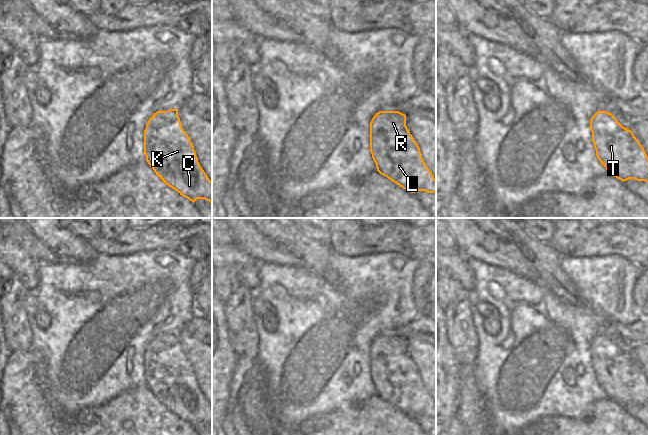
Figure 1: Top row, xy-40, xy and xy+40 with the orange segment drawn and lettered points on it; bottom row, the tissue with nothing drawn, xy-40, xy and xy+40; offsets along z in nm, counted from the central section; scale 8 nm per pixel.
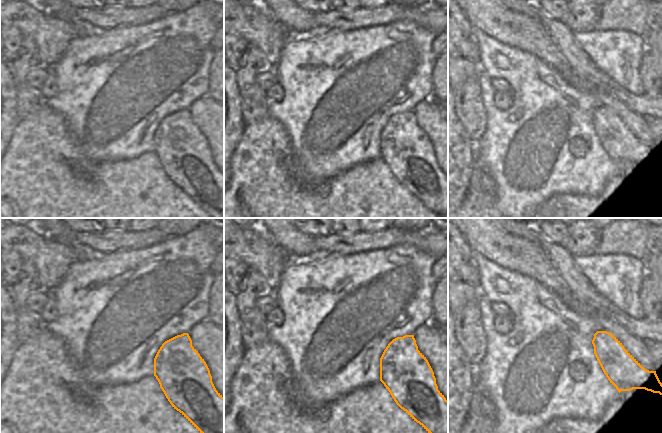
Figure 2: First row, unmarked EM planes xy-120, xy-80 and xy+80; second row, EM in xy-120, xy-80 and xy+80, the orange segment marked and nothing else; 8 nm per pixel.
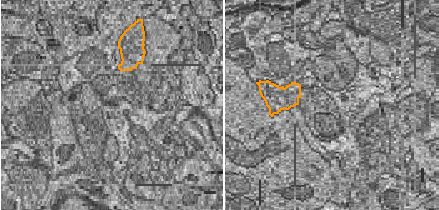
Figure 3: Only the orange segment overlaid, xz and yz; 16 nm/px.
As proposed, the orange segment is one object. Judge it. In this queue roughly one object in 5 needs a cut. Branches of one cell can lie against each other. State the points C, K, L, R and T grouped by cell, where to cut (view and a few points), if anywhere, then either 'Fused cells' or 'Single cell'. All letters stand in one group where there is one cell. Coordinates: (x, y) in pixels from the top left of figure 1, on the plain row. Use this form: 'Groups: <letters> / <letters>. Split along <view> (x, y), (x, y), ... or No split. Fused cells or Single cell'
Groups: C K L R T. No split. Single cell

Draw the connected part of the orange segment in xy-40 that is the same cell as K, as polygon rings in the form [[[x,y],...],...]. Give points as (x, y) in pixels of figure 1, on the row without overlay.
[[[178,333],[157,335],[150,341],[144,354],[144,378],[150,391],[166,409],[193,427],[197,423],[212,427],[212,405],[198,386],[194,370],[182,352]]]

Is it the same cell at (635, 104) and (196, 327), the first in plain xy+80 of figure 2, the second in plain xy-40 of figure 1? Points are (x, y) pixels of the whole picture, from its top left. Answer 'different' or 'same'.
same

